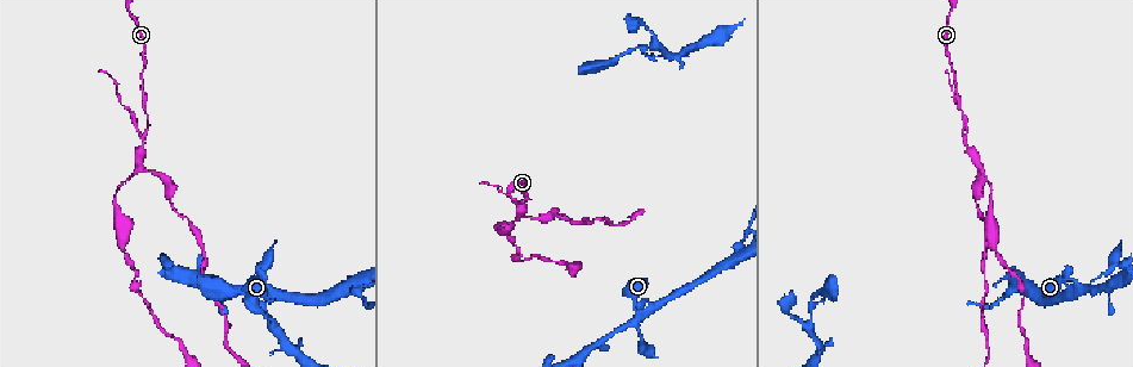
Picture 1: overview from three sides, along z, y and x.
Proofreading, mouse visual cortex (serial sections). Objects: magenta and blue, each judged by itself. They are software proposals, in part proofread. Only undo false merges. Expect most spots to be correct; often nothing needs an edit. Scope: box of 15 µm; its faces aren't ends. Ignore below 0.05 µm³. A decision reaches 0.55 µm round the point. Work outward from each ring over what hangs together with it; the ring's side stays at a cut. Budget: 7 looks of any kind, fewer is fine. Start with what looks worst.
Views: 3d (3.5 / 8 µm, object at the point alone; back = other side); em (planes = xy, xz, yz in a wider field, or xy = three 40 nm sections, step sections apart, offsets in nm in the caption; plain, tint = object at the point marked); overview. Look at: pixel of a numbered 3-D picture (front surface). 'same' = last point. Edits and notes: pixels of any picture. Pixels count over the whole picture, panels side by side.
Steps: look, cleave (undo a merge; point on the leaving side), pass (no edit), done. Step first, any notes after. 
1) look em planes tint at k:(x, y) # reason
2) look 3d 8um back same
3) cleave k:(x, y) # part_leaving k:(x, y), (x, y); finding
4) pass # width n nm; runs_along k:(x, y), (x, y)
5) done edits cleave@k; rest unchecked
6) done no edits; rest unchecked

look 3d 3.5um at 1:(142, 139) # arms part here

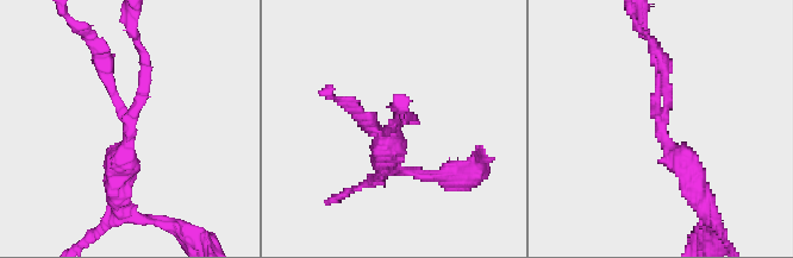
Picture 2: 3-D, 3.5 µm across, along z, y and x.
look em xy step 5 tint at 2:(396, 122) # shape alone is not enough

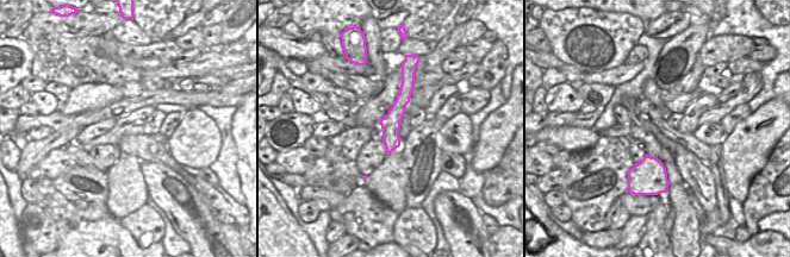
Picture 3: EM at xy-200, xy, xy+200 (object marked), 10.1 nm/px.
look em xy step 3 tint same

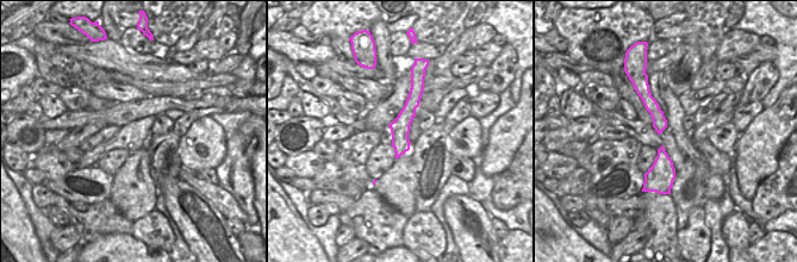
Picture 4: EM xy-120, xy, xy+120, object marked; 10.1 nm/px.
cleave 2:(107, 67) # part_leaving 2:(123, 106), (105, 58), (72, 25); two cells meet here

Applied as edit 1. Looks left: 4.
look overview # redraw

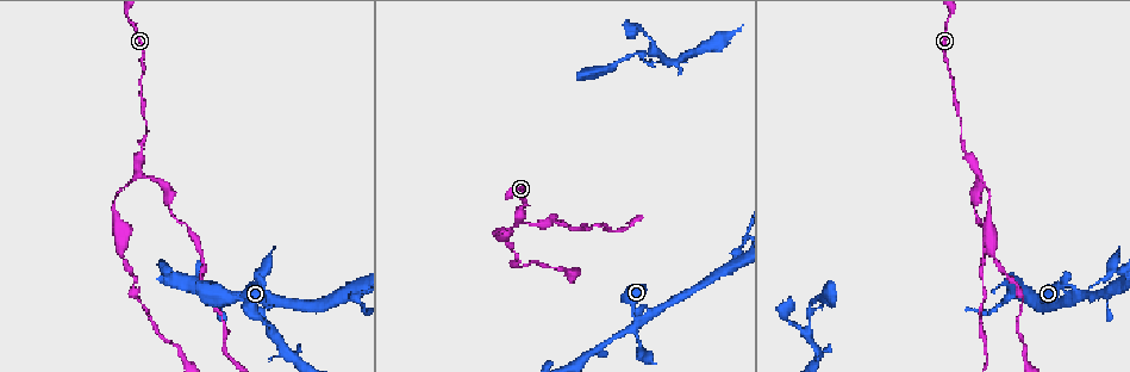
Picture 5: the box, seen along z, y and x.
look 3d 3.5um back at 5:(640, 322) # sharp bend

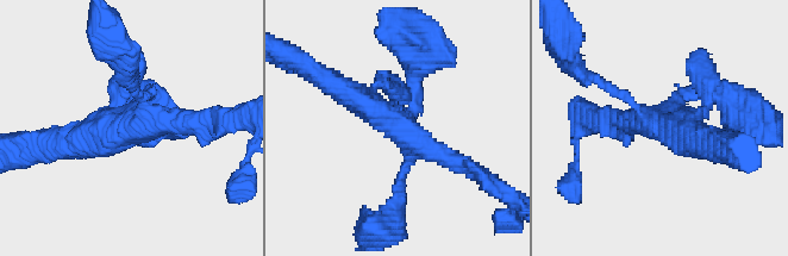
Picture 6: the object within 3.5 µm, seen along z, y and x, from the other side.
look em xy step 2 tint at 6:(401, 119)

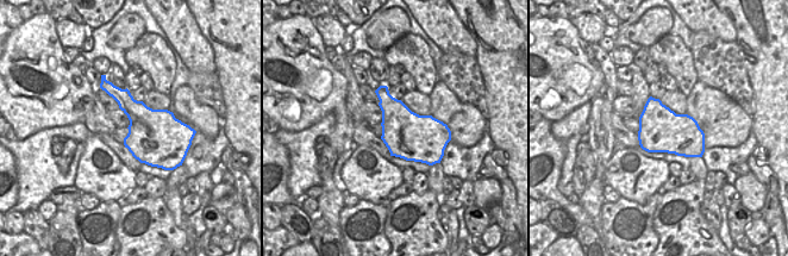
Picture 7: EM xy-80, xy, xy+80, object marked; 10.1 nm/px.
pass # runs_along 6:(418, 54), (400, 118), (335, 85); one cell here

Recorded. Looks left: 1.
done edits cleave@2; rest unchecked

